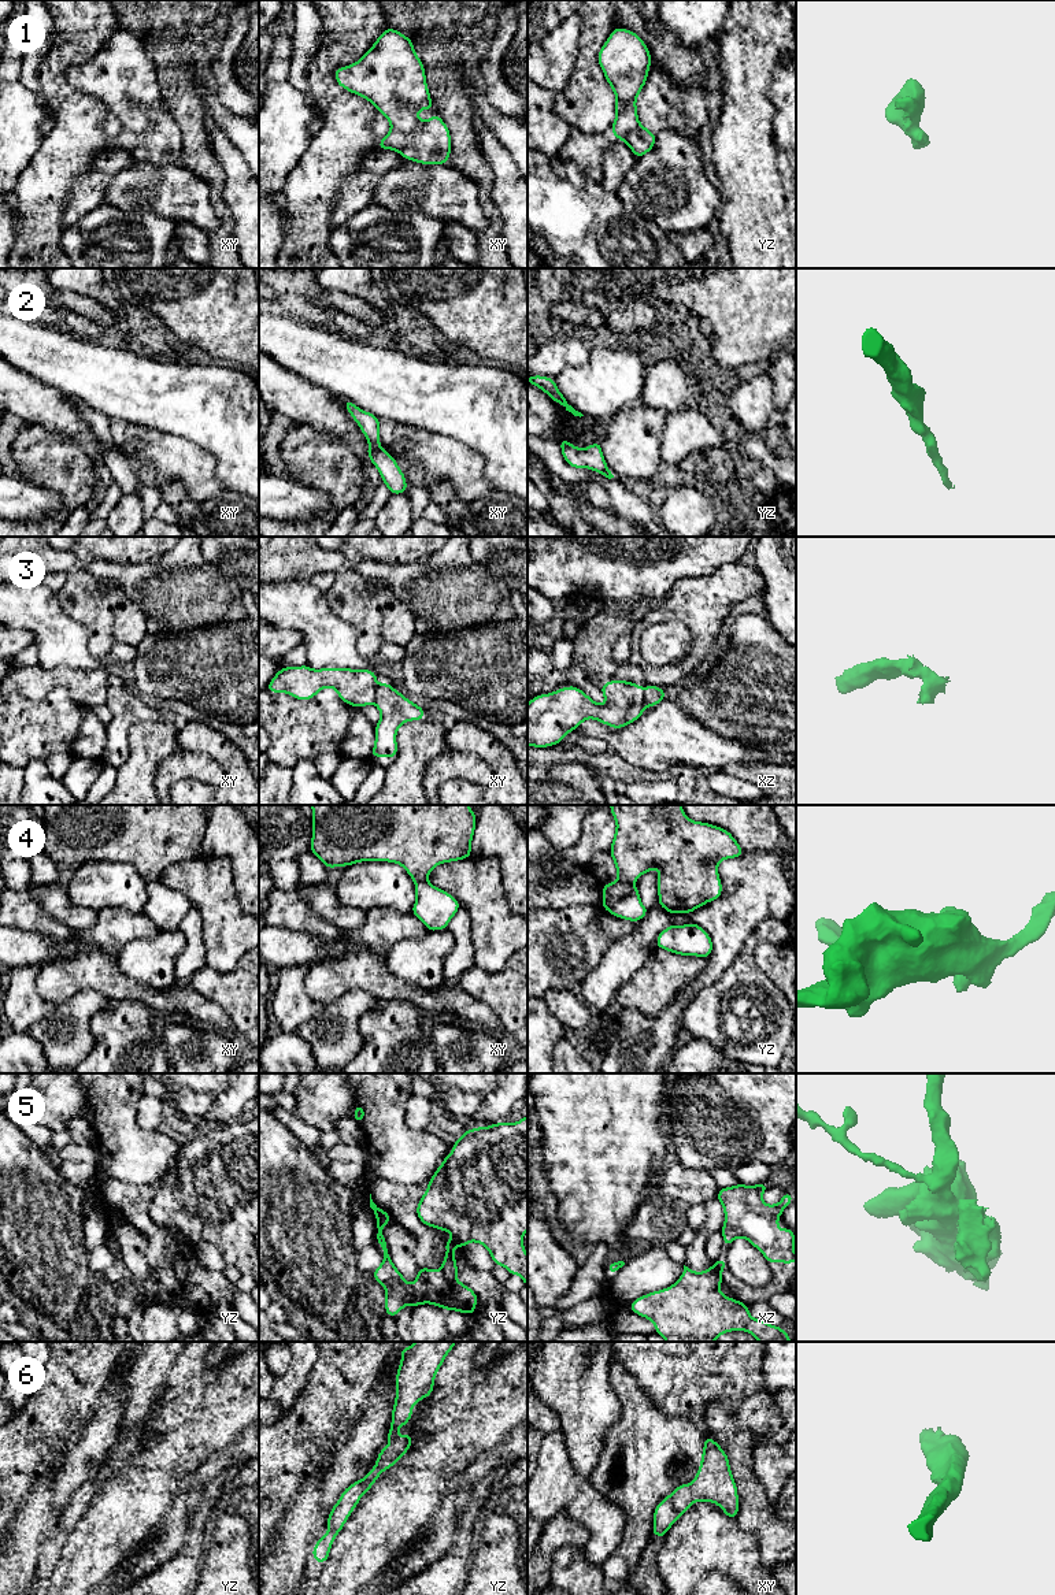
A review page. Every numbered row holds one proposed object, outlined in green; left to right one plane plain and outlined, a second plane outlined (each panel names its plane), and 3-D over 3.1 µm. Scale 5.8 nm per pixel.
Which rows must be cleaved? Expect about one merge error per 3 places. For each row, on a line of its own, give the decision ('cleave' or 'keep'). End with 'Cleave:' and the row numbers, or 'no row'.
1: cleave
2: keep
3: cleave
4: cleave
5: cleave
6: keep
Cleave: 1, 3, 4, 5

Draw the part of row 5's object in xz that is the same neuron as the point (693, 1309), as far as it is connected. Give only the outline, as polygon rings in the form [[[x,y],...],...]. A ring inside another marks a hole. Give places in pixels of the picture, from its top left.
[[[684,1265],[682,1276],[669,1288],[645,1294],[630,1303],[630,1310],[654,1323],[655,1332],[666,1342],[714,1342],[725,1332],[747,1331],[759,1342],[791,1342],[781,1328],[751,1317],[744,1302],[725,1297],[719,1291],[723,1277],[717,1266],[706,1272],[693,1272]]]

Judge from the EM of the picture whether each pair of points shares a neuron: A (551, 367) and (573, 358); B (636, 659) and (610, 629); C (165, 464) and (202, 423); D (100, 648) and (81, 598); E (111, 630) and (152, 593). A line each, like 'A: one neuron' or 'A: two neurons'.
A: one neuron
B: two neurons
C: two neurons
D: one neuron
E: two neurons

